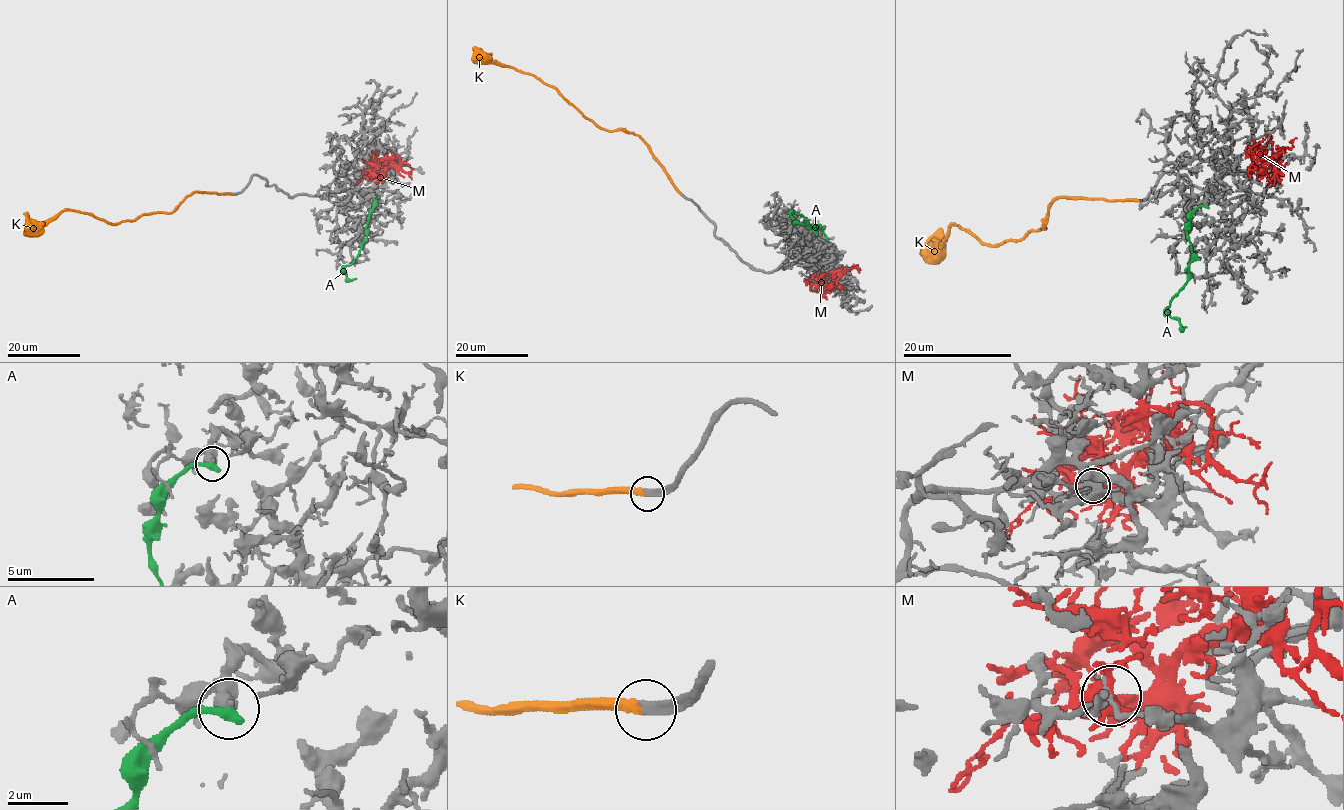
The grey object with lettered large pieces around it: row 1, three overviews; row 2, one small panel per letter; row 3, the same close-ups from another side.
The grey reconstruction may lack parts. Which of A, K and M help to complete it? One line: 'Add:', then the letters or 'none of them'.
Add: K

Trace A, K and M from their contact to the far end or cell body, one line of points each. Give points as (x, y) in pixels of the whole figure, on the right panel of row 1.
A: (1206, 206), (1194, 211), (1187, 230), (1191, 250), (1187, 280), (1170, 302), (1167, 313), (1183, 329), (1186, 327)
K: (1139, 200), (1057, 197), (1045, 227), (1020, 240), (985, 245), (952, 225), (943, 242), (929, 242), (921, 250)
M: (1258, 170), (1277, 161), (1255, 161), (1251, 149), (1255, 145), (1261, 155)

